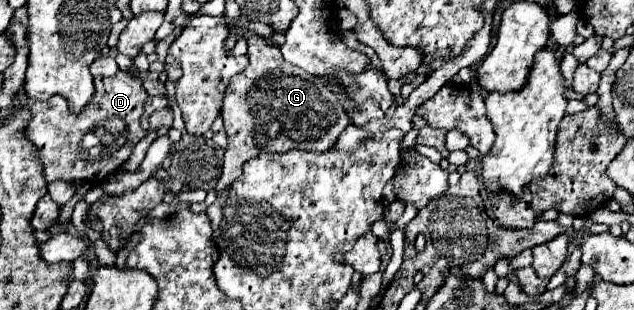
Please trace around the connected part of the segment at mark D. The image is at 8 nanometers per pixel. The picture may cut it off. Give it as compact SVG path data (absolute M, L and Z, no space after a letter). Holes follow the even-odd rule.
M119 71L113 77L97 77L95 87L97 91L93 99L79 115L69 113L67 103L59 95L49 101L27 101L33 119L25 129L25 137L37 147L39 159L45 167L45 179L49 183L57 179L101 183L129 159L135 143L149 133L139 123L147 91L135 75ZM87 137L89 143L85 141Z

